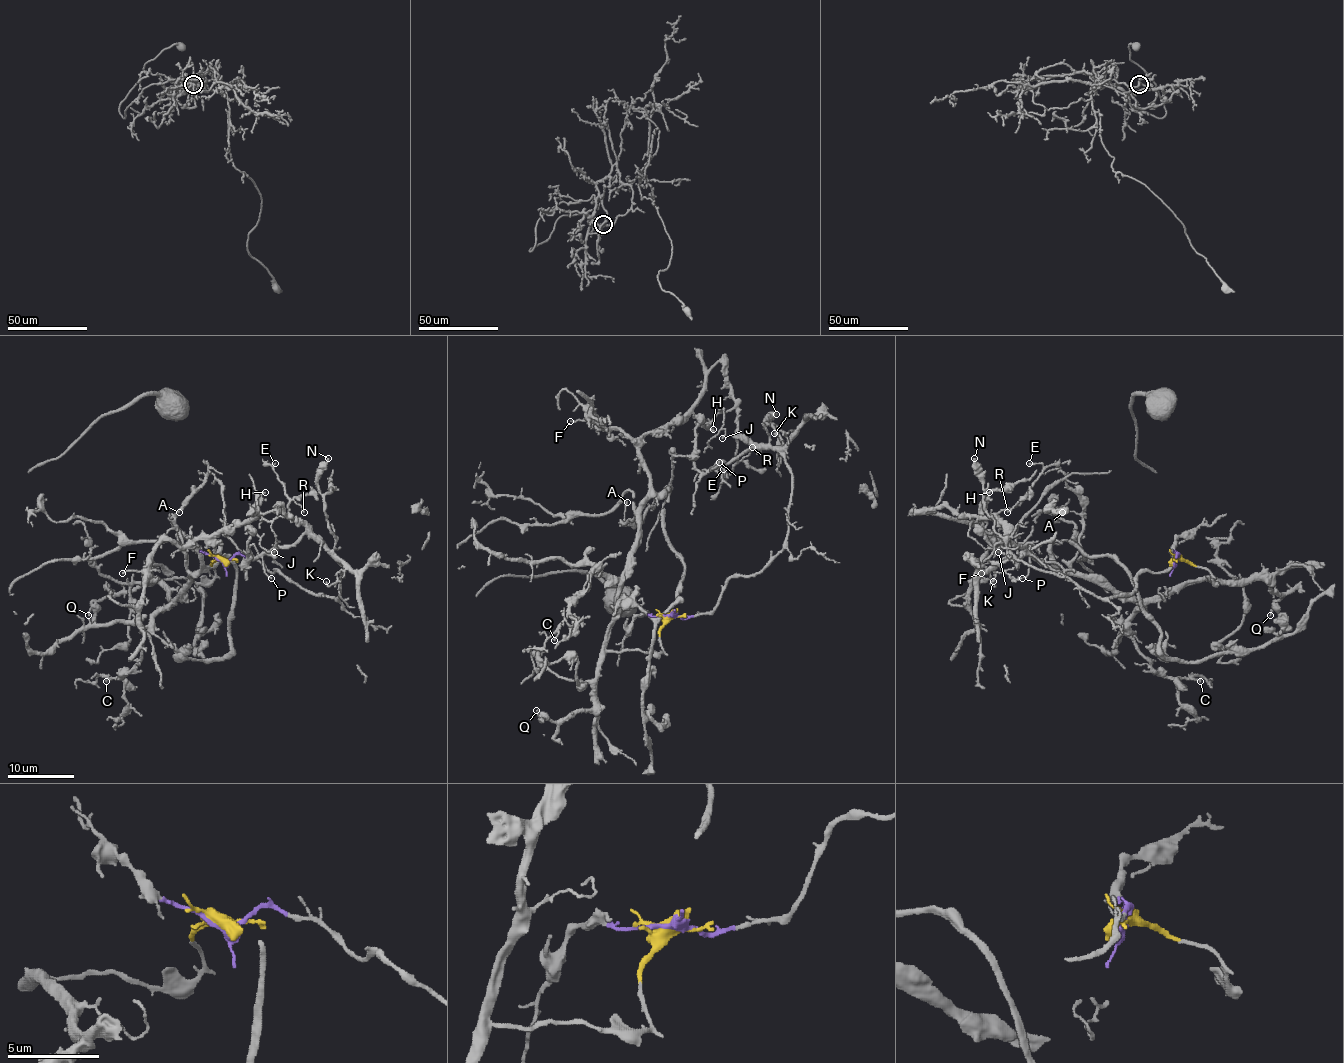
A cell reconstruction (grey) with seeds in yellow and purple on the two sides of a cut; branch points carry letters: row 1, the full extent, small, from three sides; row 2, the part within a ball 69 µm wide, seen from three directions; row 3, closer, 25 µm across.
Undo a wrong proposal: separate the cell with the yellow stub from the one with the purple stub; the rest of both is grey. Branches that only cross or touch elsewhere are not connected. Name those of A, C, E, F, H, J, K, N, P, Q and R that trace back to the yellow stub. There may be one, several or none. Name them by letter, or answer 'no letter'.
A, C, F, Q

